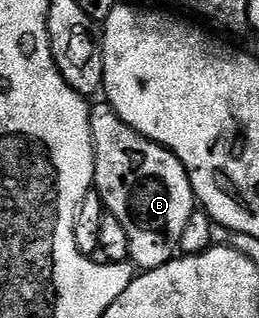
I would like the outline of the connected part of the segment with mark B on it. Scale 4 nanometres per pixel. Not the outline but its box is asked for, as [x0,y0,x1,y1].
[90,101,196,272]

